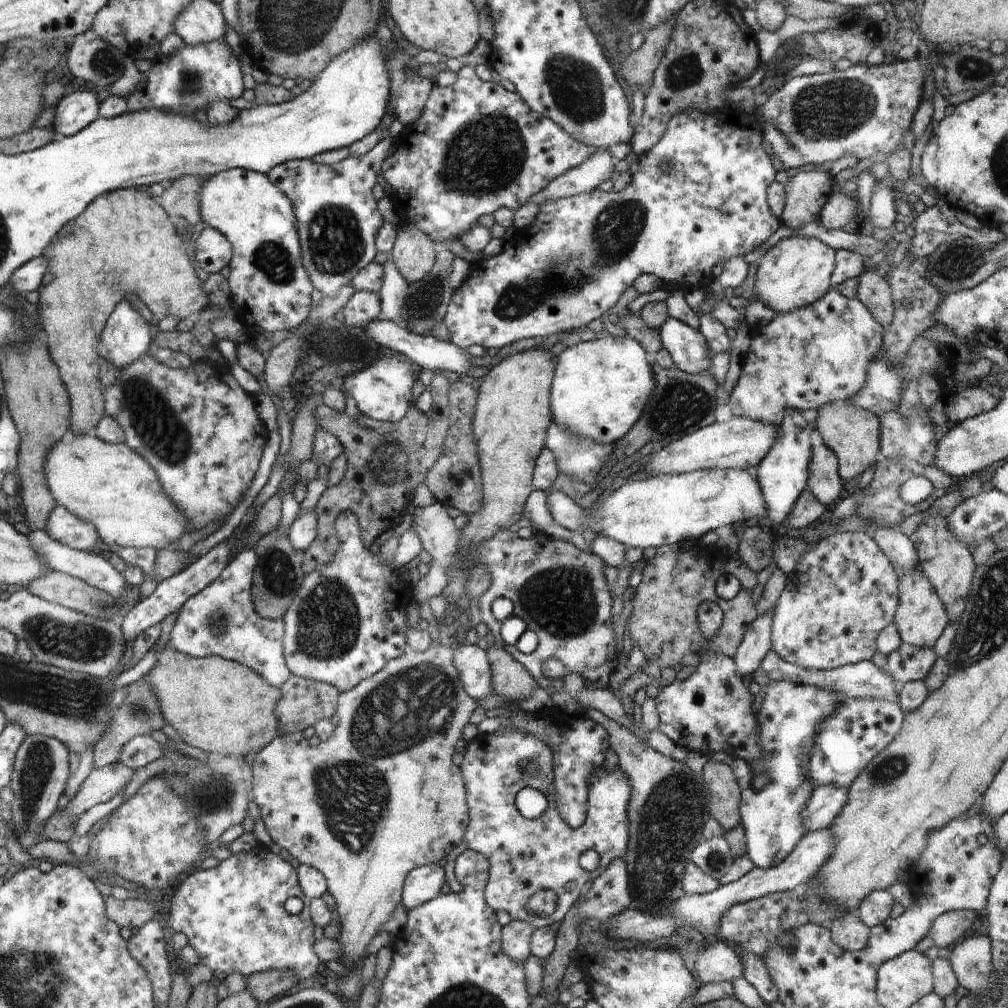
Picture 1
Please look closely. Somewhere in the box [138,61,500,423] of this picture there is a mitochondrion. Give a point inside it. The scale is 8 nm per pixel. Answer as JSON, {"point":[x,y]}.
{"point":[335,237]}

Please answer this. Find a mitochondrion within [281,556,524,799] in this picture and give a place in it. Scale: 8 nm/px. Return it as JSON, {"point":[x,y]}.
{"point":[328,619]}

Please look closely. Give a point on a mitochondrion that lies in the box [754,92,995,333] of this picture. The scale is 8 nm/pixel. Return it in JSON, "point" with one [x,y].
{"point":[960,262]}

